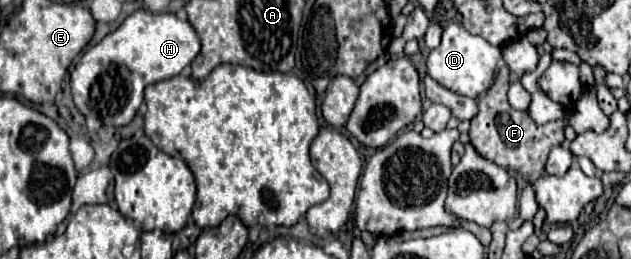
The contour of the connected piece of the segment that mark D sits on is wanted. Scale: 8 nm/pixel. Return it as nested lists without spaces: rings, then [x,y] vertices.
[[[453,22],[443,30],[441,44],[435,50],[431,50],[431,54],[427,58],[427,74],[455,94],[477,98],[479,94],[487,92],[489,86],[493,84],[495,68],[497,68],[501,56],[503,56],[501,48],[491,46],[481,36],[473,36],[463,26]]]

